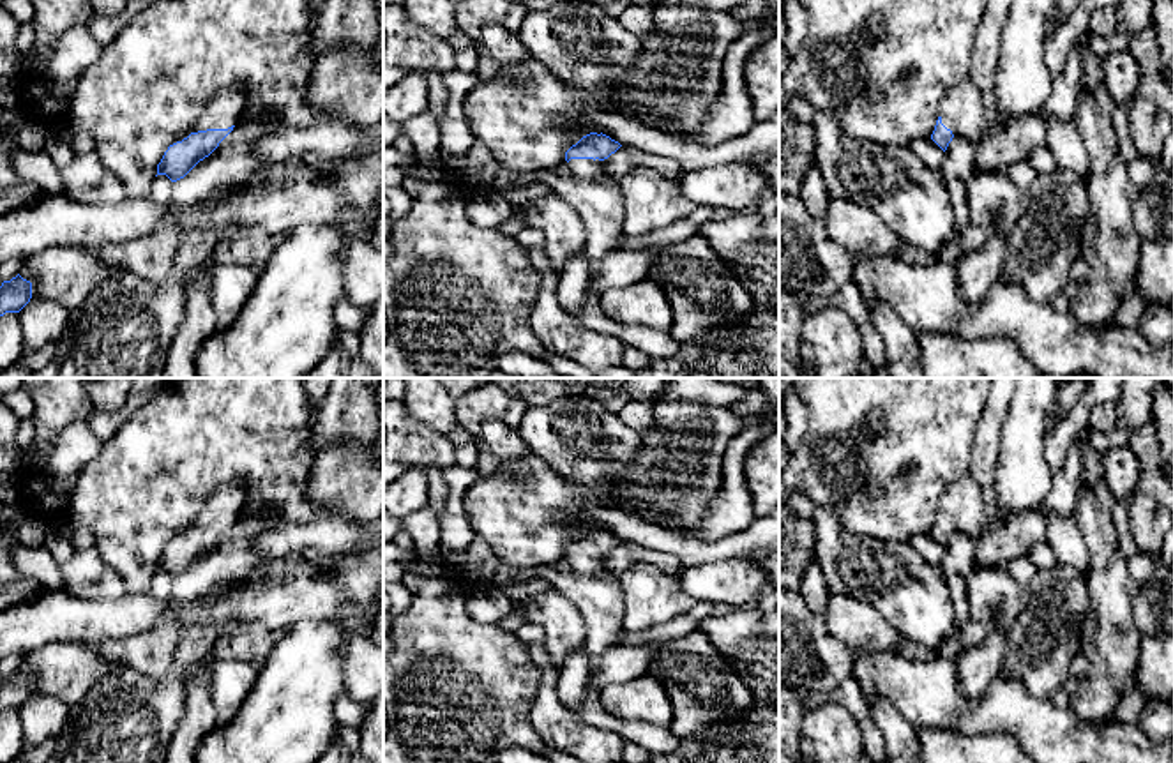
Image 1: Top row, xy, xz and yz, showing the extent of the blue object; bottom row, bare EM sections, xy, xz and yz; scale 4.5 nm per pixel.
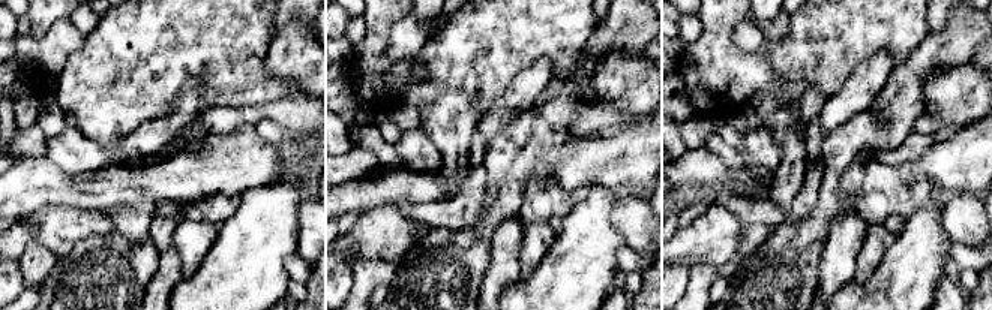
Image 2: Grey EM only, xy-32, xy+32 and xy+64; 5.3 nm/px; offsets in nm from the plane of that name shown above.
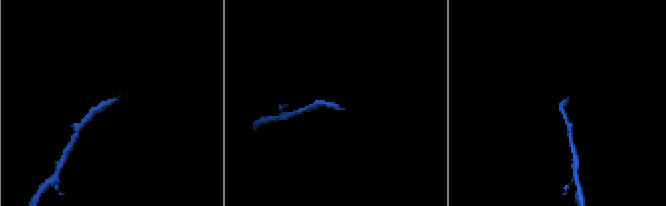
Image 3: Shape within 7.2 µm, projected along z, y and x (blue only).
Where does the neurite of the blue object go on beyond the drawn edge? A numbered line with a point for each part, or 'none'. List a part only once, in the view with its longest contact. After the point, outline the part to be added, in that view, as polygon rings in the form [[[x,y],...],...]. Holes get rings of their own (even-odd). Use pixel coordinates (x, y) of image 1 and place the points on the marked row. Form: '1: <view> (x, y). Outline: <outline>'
1: xy (225, 110). Outline: [[[238,85],[231,88],[223,88],[208,102],[203,115],[198,118],[193,132],[207,129],[228,129],[231,125],[237,125],[244,108],[246,92]]]

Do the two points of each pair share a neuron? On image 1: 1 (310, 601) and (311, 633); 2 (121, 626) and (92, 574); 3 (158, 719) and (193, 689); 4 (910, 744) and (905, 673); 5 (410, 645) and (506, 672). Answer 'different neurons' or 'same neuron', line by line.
1: different neurons
2: different neurons
3: different neurons
4: different neurons
5: same neuron

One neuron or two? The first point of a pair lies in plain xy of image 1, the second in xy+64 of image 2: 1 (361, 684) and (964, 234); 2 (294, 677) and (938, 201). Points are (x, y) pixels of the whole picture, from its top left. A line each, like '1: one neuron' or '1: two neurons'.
1: one neuron
2: one neuron

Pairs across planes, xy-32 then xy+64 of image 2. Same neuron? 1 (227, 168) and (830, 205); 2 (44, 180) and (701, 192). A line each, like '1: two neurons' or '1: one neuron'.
1: two neurons
2: one neuron

